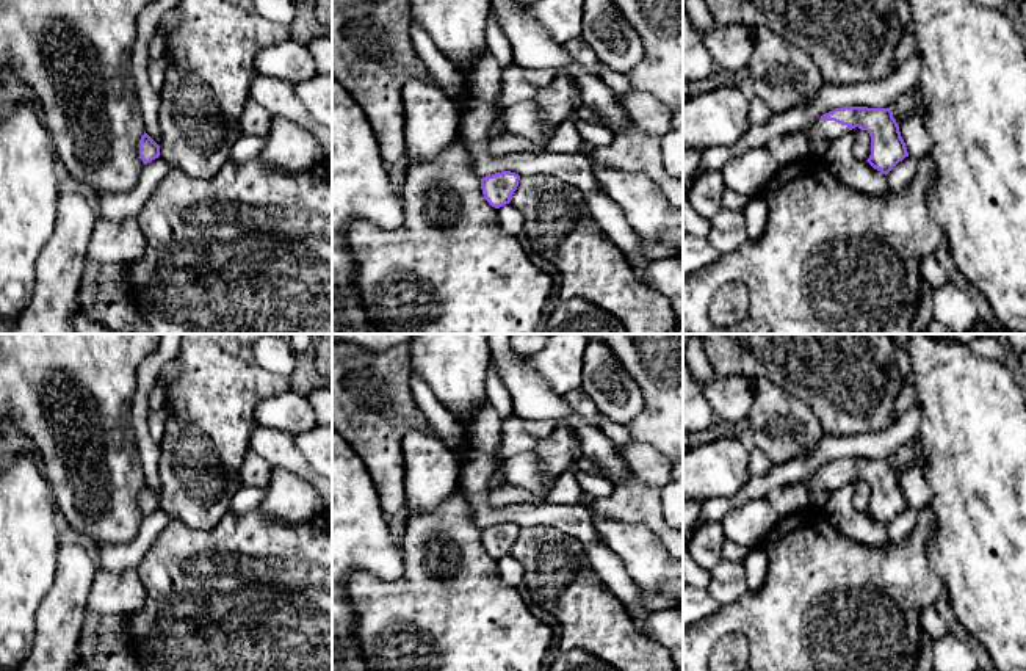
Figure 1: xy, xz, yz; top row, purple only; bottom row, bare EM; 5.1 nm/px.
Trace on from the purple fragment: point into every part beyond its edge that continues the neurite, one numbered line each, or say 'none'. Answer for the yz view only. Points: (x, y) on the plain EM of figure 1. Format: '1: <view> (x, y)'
1: yz (830, 482)

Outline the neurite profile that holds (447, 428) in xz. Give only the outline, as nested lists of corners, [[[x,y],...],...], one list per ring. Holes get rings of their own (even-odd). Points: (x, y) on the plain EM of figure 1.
[[[412,370],[410,387],[418,409],[426,415],[435,434],[453,450],[465,445],[465,431],[453,415],[440,404],[423,376]]]

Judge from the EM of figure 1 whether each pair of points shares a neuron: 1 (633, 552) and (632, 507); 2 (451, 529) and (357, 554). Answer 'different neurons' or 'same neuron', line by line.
1: different neurons
2: different neurons

